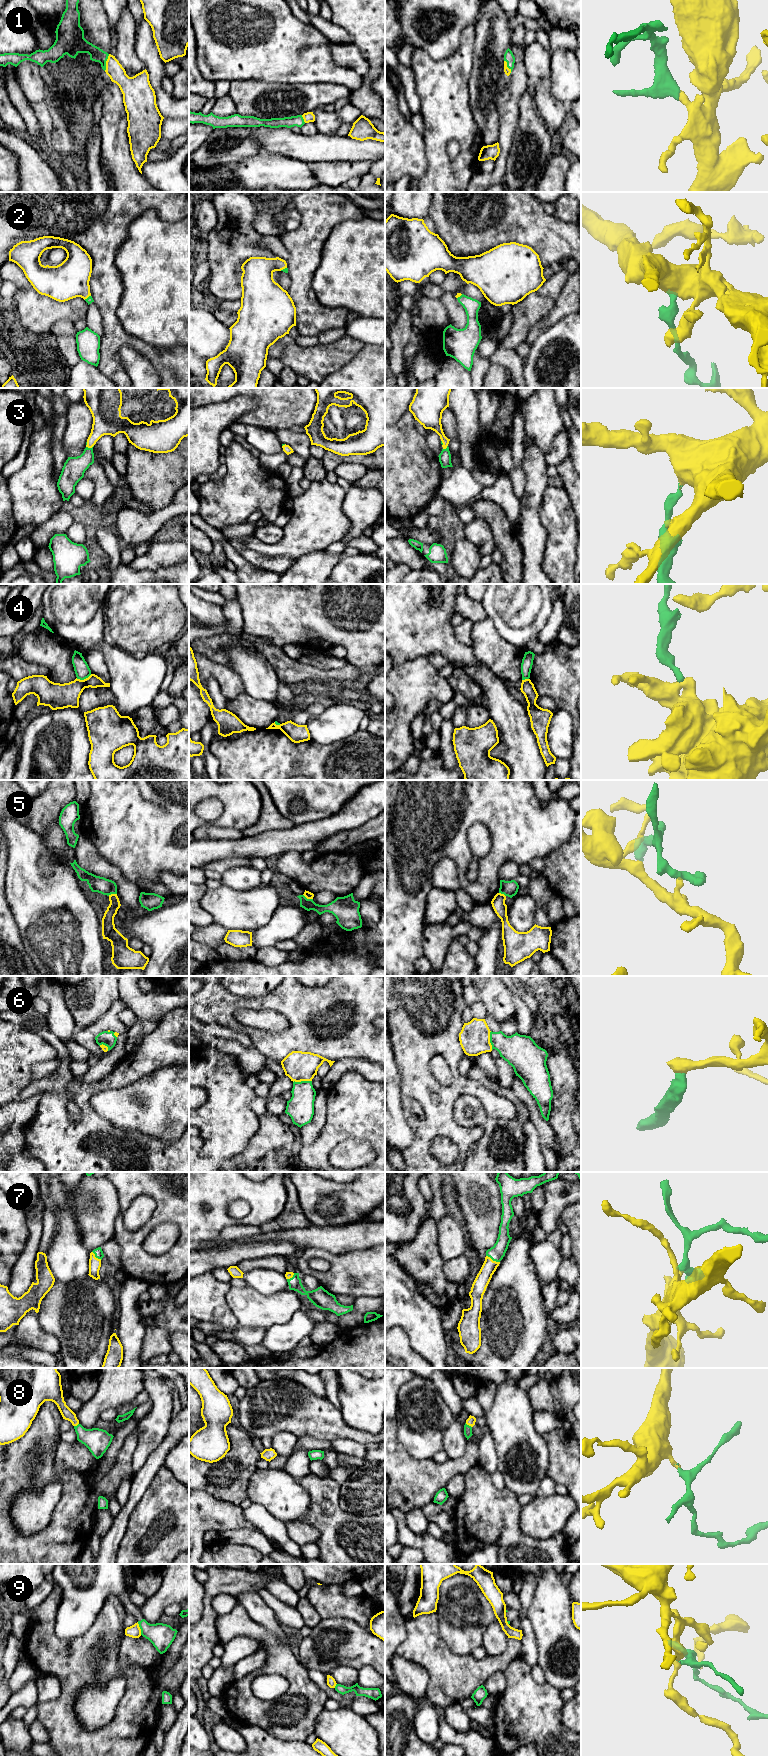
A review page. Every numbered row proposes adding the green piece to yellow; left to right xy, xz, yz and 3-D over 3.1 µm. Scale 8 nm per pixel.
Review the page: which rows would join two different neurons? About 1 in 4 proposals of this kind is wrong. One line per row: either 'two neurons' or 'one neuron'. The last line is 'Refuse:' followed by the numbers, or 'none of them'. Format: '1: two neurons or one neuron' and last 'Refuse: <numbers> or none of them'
1: one neuron
2: one neuron
3: one neuron
4: two neurons
5: two neurons
6: one neuron
7: one neuron
8: one neuron
9: two neurons
Refuse: 4, 5, 9

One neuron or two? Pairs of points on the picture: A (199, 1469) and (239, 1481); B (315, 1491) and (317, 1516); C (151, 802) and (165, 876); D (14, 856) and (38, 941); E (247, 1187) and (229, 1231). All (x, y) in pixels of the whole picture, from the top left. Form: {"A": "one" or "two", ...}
{"A": "one", "B": "one", "C": "two", "D": "one", "E": "two"}

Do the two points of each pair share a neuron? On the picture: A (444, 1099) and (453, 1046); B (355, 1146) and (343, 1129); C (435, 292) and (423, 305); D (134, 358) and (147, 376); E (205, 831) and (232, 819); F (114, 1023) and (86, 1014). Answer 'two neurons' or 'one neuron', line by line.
A: one neuron
B: two neurons
C: two neurons
D: one neuron
E: two neurons
F: two neurons

